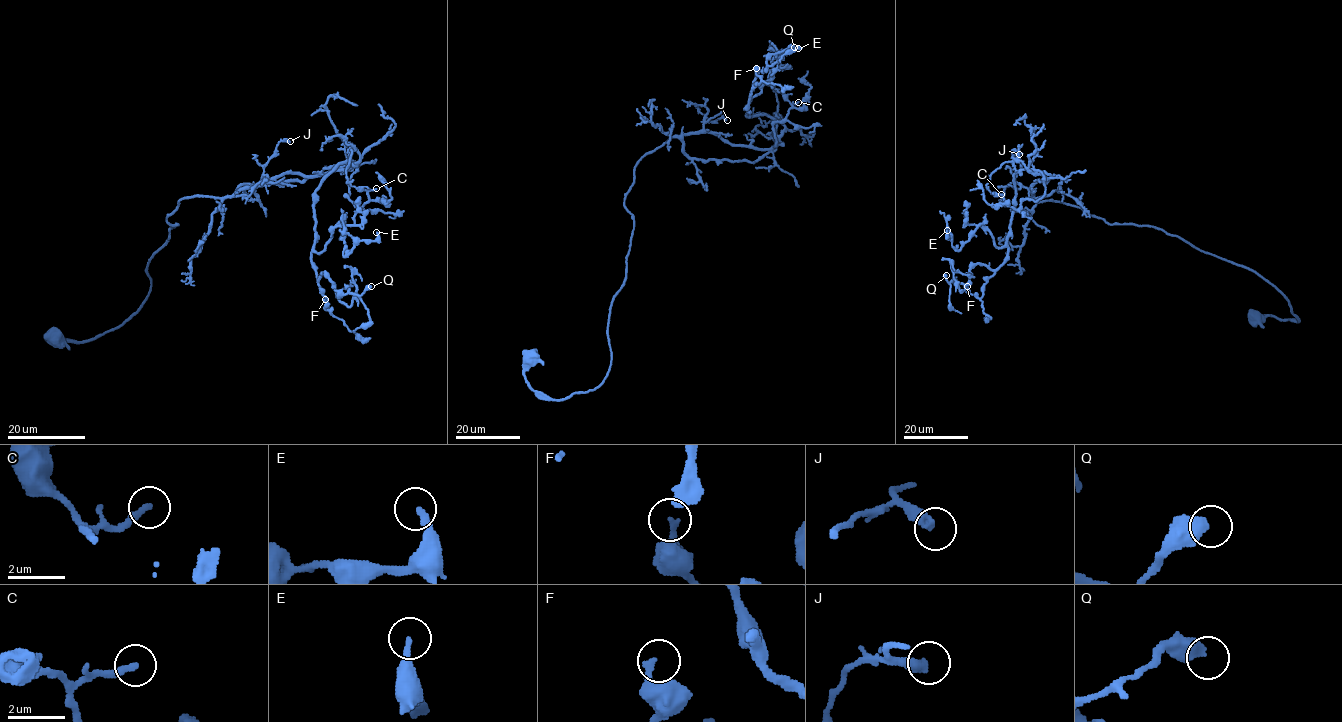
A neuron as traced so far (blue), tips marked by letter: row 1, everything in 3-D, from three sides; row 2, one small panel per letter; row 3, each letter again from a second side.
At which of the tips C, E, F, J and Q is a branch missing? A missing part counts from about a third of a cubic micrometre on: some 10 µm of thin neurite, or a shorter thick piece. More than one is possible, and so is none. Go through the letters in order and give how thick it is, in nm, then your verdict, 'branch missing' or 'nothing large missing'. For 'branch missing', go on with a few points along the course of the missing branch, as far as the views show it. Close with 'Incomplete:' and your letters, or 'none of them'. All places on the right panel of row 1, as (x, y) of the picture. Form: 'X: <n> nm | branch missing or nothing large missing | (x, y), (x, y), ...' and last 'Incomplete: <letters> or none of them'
C: 260 nm | nothing large missing
E: 220 nm | nothing large missing
F: 240 nm | nothing large missing
J: 380 nm | nothing large missing
Q: 550 nm | nothing large missing
Incomplete: none of them

